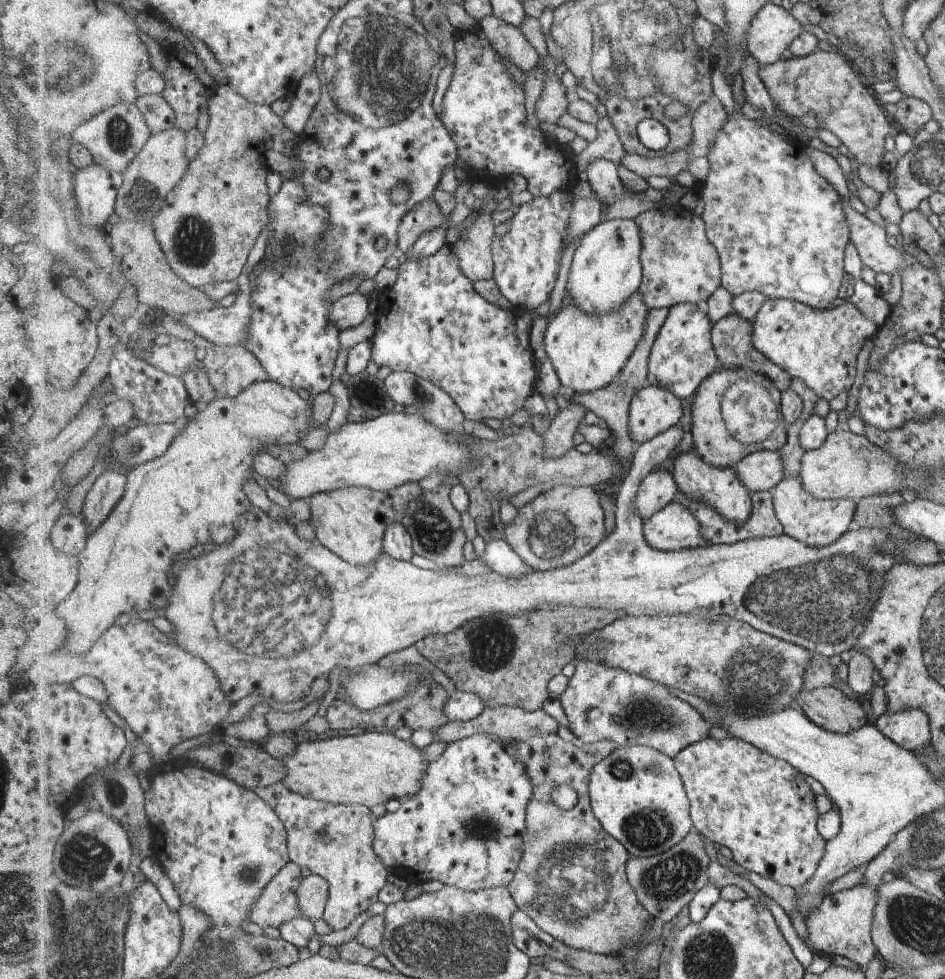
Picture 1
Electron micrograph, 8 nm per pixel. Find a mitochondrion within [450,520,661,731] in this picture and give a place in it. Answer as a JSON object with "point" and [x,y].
{"point":[493,647]}

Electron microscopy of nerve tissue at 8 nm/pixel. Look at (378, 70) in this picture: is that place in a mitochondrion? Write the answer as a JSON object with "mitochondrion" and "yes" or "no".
{"mitochondrion":"yes"}

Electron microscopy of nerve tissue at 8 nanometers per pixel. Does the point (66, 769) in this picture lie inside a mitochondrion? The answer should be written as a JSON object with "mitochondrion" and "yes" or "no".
{"mitochondrion":"no"}

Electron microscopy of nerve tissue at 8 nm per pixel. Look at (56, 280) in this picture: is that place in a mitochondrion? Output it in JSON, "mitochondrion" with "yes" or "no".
{"mitochondrion":"no"}

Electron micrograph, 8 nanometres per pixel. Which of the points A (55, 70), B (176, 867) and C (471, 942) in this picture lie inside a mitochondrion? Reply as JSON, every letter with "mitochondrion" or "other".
{"A":"mitochondrion","B":"other","C":"mitochondrion"}

